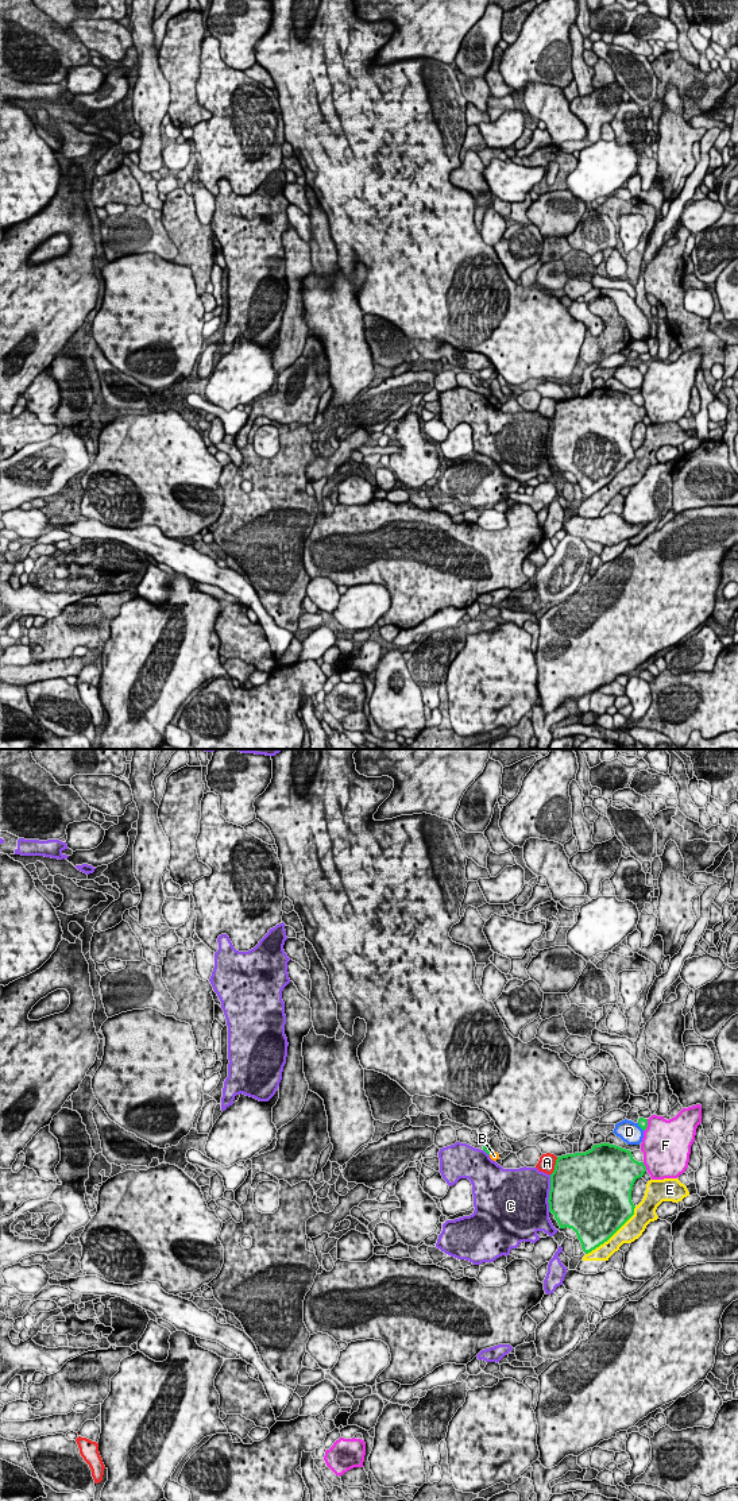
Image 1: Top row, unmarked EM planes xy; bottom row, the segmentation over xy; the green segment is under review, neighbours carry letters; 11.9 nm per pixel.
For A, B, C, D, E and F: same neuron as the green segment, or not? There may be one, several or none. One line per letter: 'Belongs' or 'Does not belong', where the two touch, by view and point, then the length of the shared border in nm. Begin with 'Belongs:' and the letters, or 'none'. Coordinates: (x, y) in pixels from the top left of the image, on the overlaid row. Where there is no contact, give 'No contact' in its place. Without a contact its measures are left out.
Belongs: none
A: Does not belong. Touches green at xy (555, 1166). Shared border 240 nm
B: Does not belong. Touches green at xy (490, 1153). Shared border 80 nm
C: Does not belong. Touches green at xy (549, 1193). Shared border 440 nm
D: Does not belong. Touches green at xy (641, 1127). Shared border 130 nm
E: Does not belong. Touches green at xy (613, 1234). Shared border 850 nm
F: Does not belong. Touches green at xy (645, 1166). Shared border 110 nm

